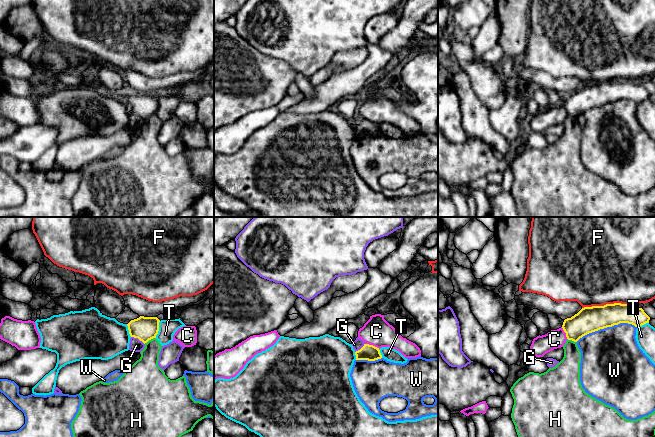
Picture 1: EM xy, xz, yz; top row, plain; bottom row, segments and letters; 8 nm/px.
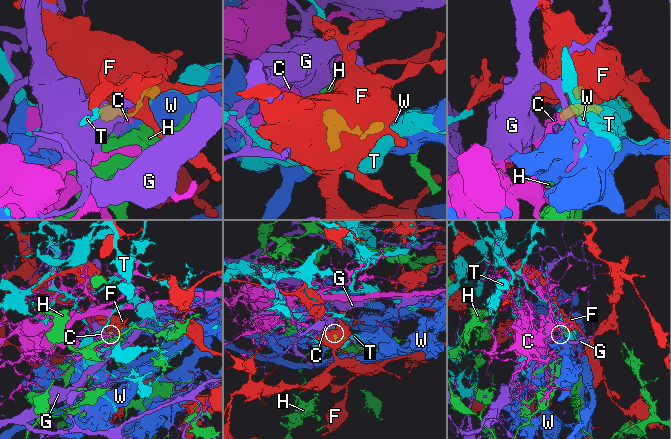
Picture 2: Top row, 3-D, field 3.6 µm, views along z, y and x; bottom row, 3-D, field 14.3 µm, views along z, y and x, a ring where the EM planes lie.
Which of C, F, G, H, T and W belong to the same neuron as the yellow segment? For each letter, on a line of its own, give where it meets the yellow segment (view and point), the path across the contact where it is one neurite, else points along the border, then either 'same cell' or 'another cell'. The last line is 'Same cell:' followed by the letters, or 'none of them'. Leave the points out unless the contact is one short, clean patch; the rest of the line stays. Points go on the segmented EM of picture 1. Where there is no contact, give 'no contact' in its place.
C: meets yellow in xz at (372, 345); border along xz (365, 343), (372, 344), (378, 348); another cell
F: meets yellow in yz at (606, 304); border along yz (630, 303), (606, 303), (603, 305), (584, 306), (582, 308); another cell
G: meets yellow in xy at (138, 338); border along xy (131, 336), (137, 337), (144, 344); another cell
H: meets yellow in xy at (149, 339); border along xy (155, 337), (144, 343); another cell
T: meets yellow in xy at (158, 329); another cell
W: meets yellow in yz at (606, 327); another cell
Same cell: none of them

